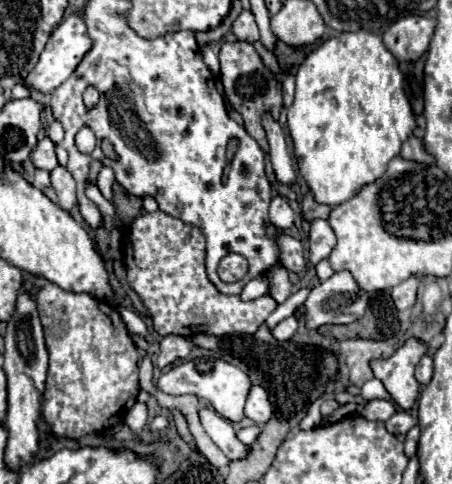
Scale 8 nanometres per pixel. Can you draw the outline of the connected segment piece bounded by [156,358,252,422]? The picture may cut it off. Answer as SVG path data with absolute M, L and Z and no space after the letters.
M196 358L162 374L156 382L156 388L172 396L180 396L180 394L200 396L208 400L214 406L214 410L226 420L240 422L244 418L244 404L252 388L252 382L250 382L250 376L240 368L236 368L234 364L228 364L224 360L214 360L214 358Z

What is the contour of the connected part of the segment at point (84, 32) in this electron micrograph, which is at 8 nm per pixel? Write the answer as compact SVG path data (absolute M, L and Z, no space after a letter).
M74 12L68 18L64 18L50 34L44 52L40 54L40 60L36 64L36 68L26 76L26 84L30 84L34 90L40 92L52 92L56 90L80 64L80 60L90 52L92 48L92 40L88 36L88 28L84 24L84 12Z

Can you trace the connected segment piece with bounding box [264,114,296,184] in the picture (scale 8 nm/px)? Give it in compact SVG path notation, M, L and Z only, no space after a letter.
M268 114L264 116L264 128L266 128L266 134L268 134L270 160L272 160L272 166L274 166L278 182L282 182L282 184L296 184L296 168L294 168L294 160L292 160L292 156L288 152L288 146L286 146L284 130Z

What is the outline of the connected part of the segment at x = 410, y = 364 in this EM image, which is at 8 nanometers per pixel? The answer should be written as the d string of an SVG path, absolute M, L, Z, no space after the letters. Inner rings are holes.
M412 338L390 358L376 358L370 362L374 376L384 384L392 402L402 410L410 410L418 398L420 384L414 378L414 366L424 354L426 346Z

